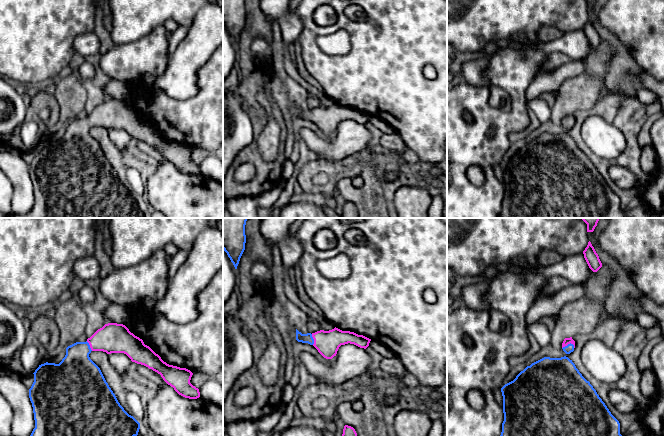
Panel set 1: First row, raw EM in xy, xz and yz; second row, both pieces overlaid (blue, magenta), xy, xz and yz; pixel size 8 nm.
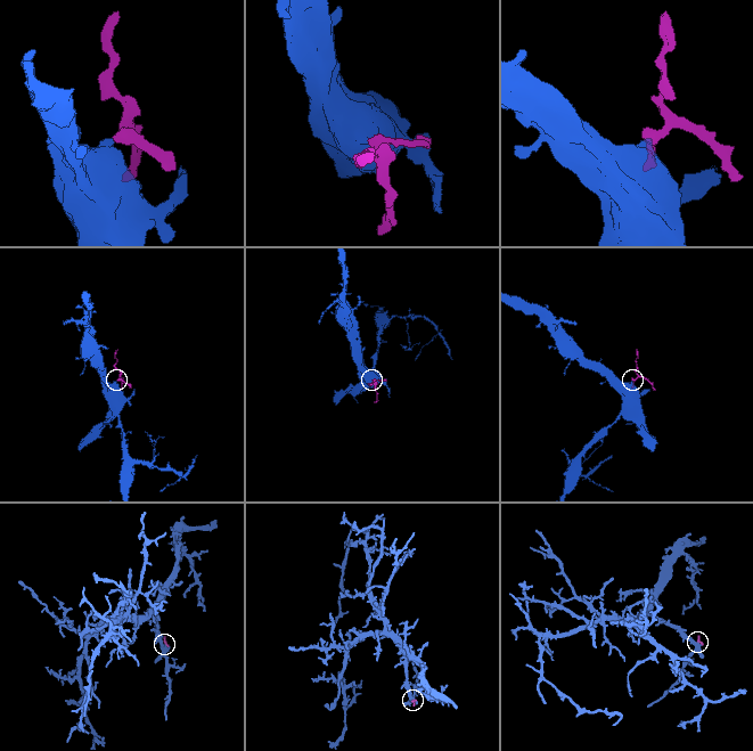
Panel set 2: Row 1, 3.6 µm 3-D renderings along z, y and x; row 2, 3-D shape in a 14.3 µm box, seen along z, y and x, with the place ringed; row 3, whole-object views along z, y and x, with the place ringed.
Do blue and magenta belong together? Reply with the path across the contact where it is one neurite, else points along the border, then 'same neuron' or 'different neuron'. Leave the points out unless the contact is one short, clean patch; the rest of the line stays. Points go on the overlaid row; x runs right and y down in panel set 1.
way yz (569, 348), (568, 344), (566, 341); same neuron

